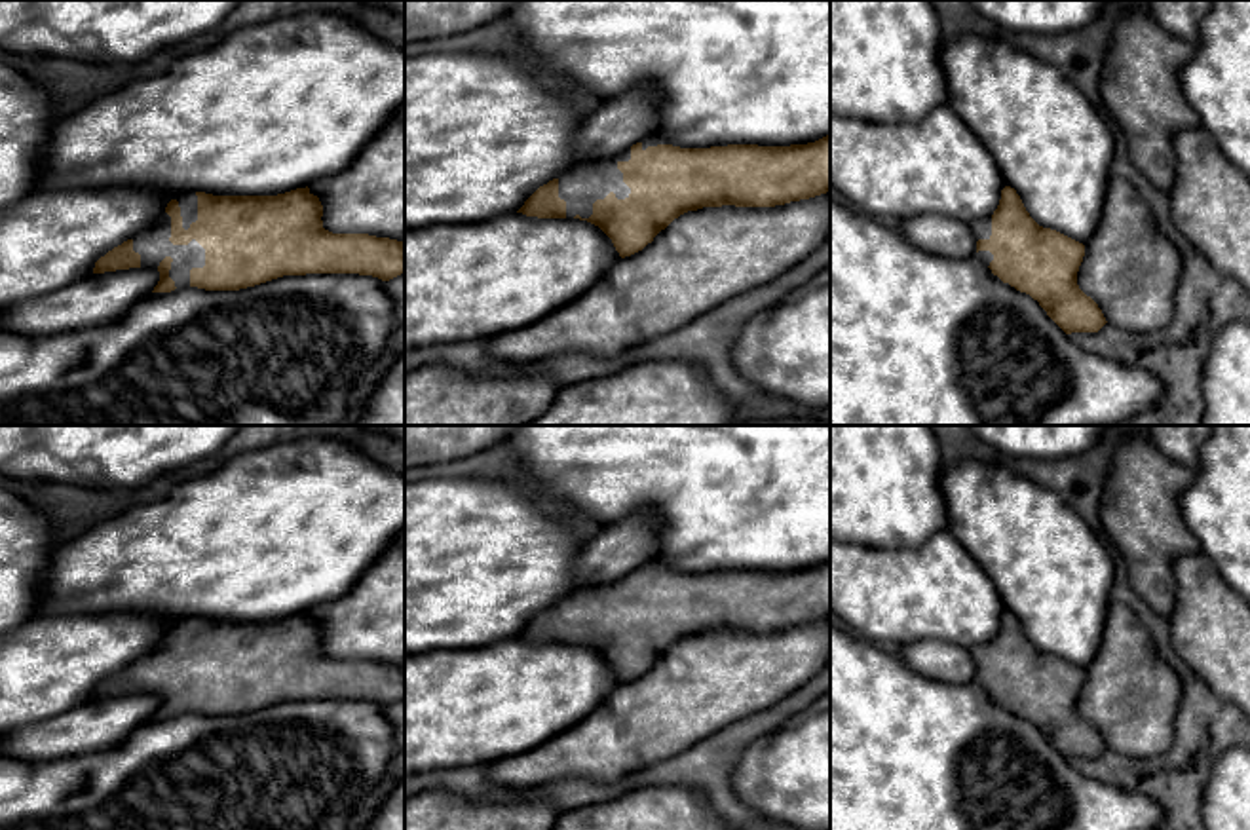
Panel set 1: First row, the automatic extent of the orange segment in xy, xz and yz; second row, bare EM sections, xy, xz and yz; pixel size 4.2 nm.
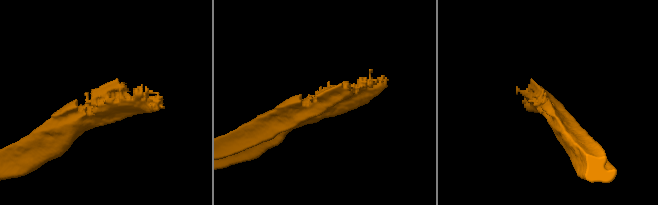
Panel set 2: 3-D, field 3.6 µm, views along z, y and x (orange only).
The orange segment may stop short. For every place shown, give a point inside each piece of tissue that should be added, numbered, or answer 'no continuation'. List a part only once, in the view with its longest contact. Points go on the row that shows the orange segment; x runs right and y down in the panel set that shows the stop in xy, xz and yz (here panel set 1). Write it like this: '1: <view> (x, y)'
1: xz (580, 187)

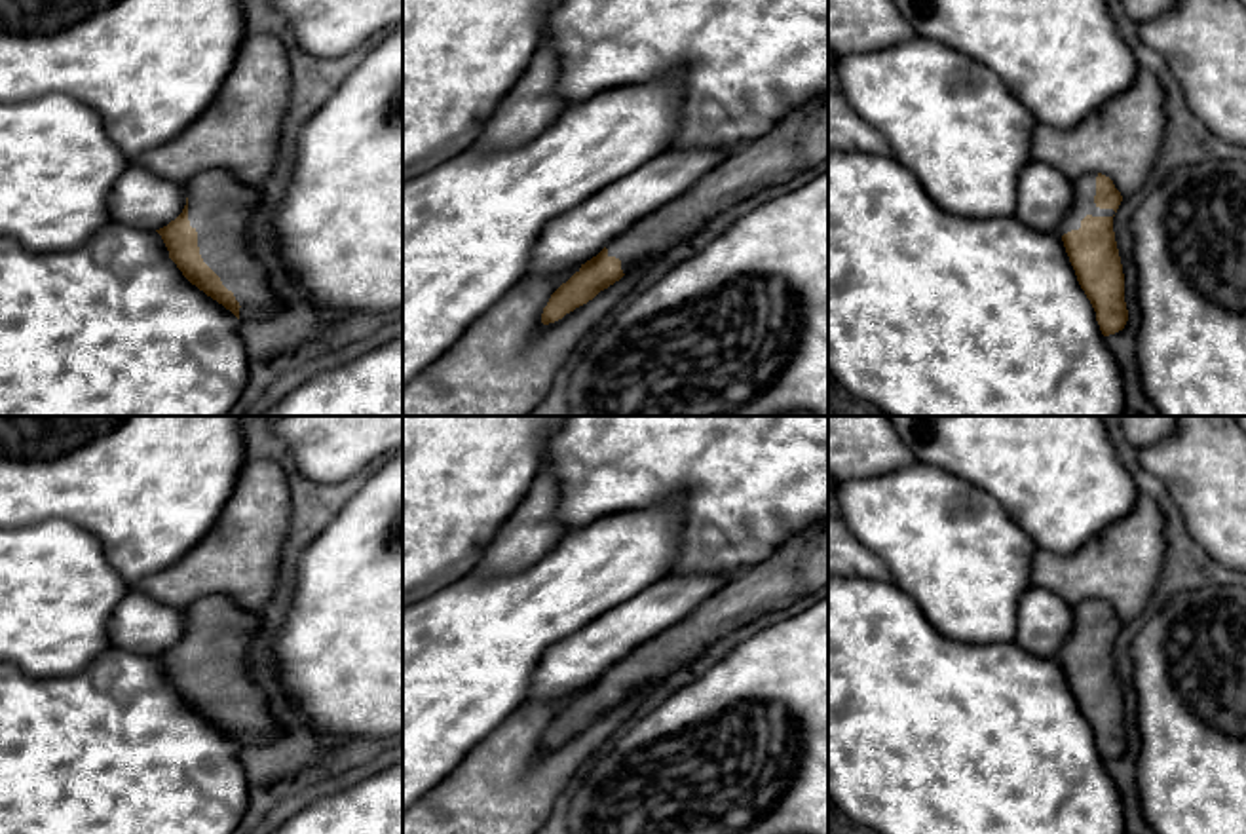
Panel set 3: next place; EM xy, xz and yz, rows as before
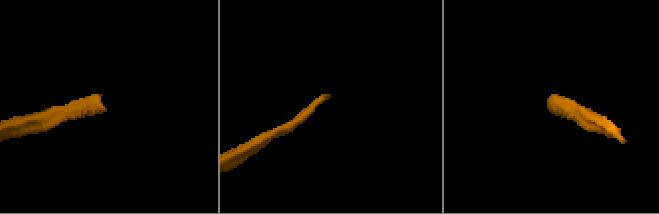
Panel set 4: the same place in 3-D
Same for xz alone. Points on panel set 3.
1: xz (800, 141)

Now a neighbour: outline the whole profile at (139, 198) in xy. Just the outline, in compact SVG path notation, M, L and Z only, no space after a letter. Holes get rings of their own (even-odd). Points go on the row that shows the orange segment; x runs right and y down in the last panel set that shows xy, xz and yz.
M129 165L108 194L112 222L137 230L160 230L175 220L186 205L182 184Z

